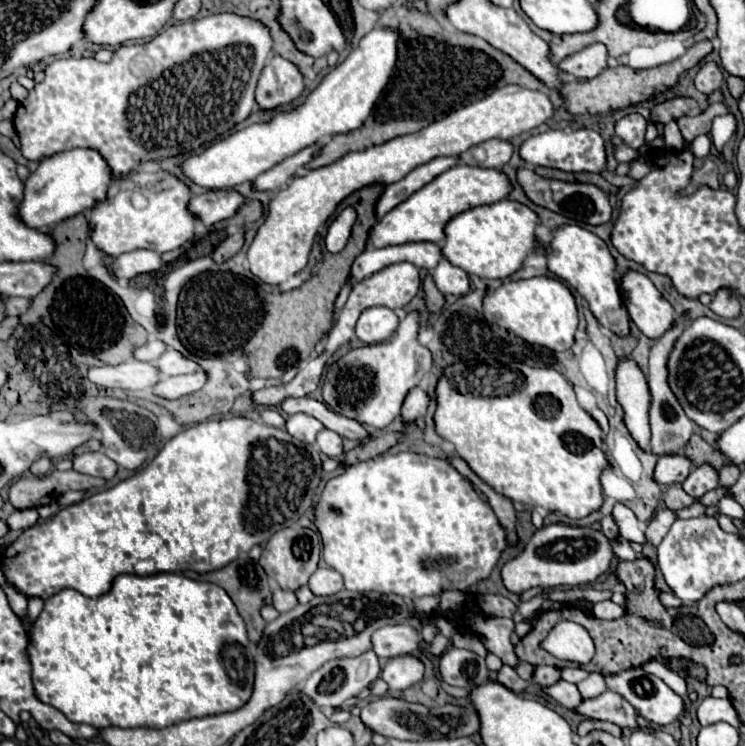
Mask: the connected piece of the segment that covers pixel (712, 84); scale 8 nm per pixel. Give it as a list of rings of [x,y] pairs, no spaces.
[[[708,62],[708,64],[702,66],[702,70],[698,72],[698,76],[694,78],[694,84],[696,84],[696,88],[698,88],[700,92],[712,94],[714,90],[720,88],[720,84],[722,84],[720,78],[722,78],[720,66],[714,64],[714,62]]]

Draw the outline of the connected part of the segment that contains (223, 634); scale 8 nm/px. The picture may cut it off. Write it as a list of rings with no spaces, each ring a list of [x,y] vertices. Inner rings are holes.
[[[163,572],[152,576],[136,576],[136,574],[120,574],[114,578],[110,592],[98,596],[98,598],[86,598],[80,592],[72,588],[64,588],[62,592],[50,596],[36,618],[30,634],[28,634],[28,646],[26,656],[32,666],[32,686],[38,700],[44,704],[50,704],[58,708],[68,720],[72,722],[84,722],[92,724],[96,728],[166,728],[170,724],[176,724],[180,720],[200,718],[216,712],[230,712],[240,708],[244,700],[252,694],[254,684],[254,662],[250,652],[250,640],[246,636],[244,620],[240,618],[234,602],[230,596],[216,584],[190,580],[181,573]]]

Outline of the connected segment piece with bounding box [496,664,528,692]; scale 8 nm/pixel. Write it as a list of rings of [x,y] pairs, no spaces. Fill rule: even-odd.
[[[502,664],[496,680],[498,680],[500,684],[504,684],[506,688],[514,690],[514,692],[522,692],[522,690],[528,686],[528,682],[522,680],[522,678],[516,674],[516,670],[514,670],[512,666],[508,666],[508,664]]]

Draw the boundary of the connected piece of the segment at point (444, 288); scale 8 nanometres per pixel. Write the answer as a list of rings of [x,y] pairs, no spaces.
[[[446,258],[440,260],[440,264],[436,266],[432,276],[434,276],[434,282],[436,282],[436,286],[438,286],[438,290],[442,294],[464,296],[464,294],[470,292],[470,278],[468,278],[468,274],[462,268],[450,264]]]

